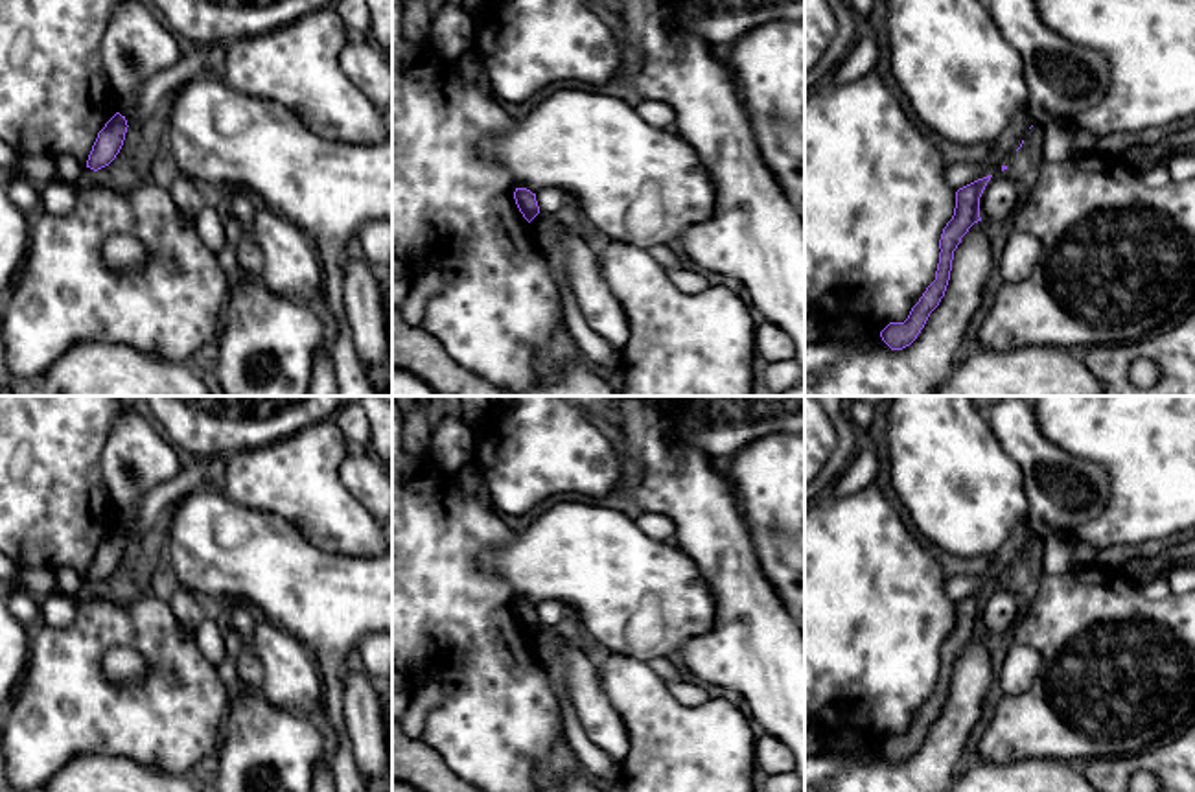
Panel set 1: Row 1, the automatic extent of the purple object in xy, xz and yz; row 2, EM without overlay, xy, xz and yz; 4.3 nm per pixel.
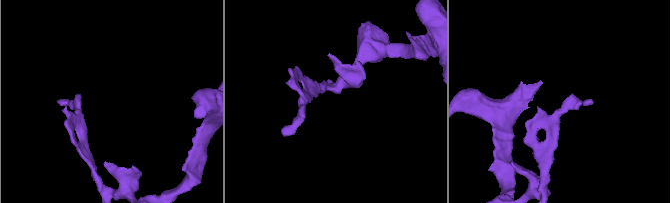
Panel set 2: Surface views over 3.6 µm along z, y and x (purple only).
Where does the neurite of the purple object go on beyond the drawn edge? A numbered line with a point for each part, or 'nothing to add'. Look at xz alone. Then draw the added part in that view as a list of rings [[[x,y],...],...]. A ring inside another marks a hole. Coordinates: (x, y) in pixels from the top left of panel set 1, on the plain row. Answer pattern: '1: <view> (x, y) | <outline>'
nothing to add

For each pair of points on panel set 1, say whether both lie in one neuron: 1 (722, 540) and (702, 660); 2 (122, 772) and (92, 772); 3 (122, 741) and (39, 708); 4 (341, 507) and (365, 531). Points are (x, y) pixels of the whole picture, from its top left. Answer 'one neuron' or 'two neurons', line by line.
1: one neuron
2: one neuron
3: one neuron
4: one neuron

